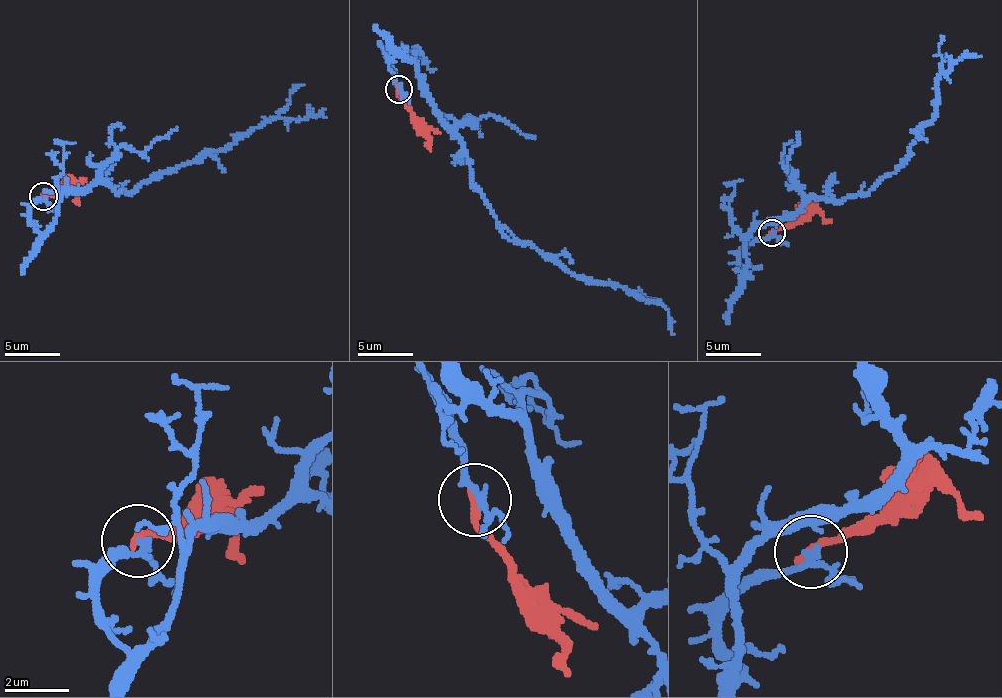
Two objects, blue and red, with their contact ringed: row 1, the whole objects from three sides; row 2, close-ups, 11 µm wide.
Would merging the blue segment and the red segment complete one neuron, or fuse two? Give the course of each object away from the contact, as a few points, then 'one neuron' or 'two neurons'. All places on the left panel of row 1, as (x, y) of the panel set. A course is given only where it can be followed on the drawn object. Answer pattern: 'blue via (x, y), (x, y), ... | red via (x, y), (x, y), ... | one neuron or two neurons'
blue via (44, 196), (31, 209), (42, 234), (65, 193), (82, 195), (100, 181), (129, 193), (276, 118), (326, 117) | red via (44, 196), (60, 196), (72, 187), (79, 205) | two neurons

